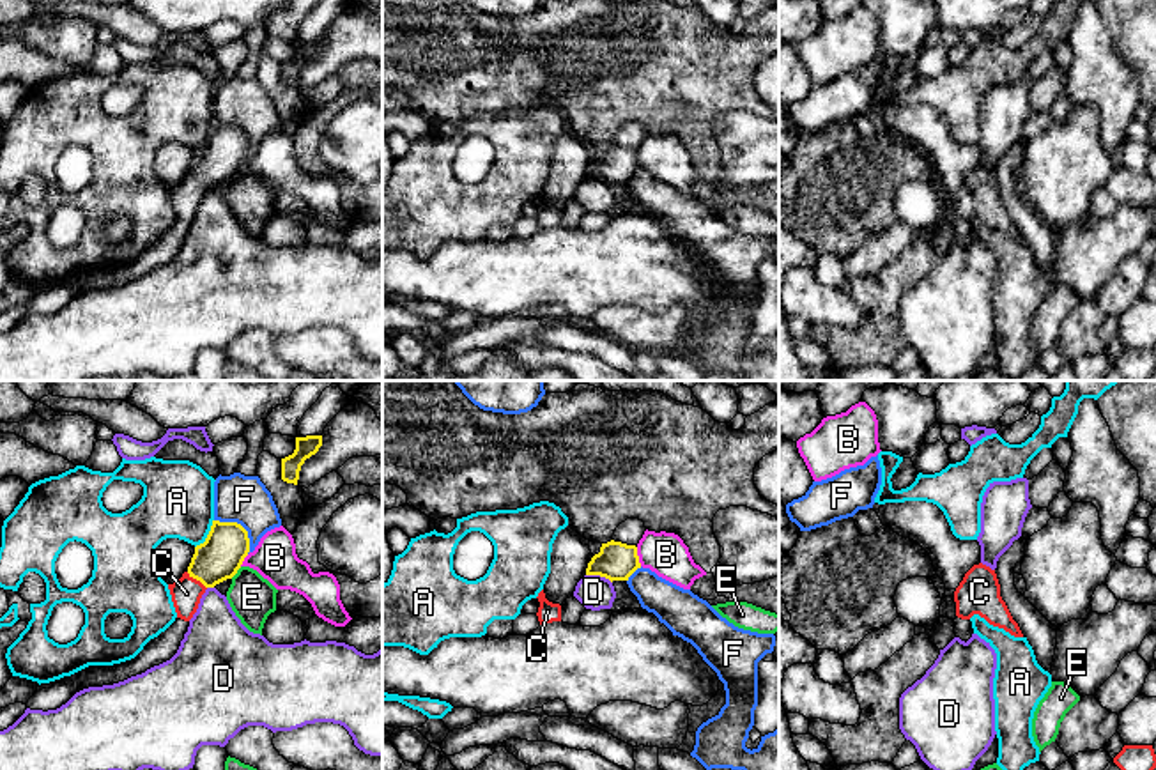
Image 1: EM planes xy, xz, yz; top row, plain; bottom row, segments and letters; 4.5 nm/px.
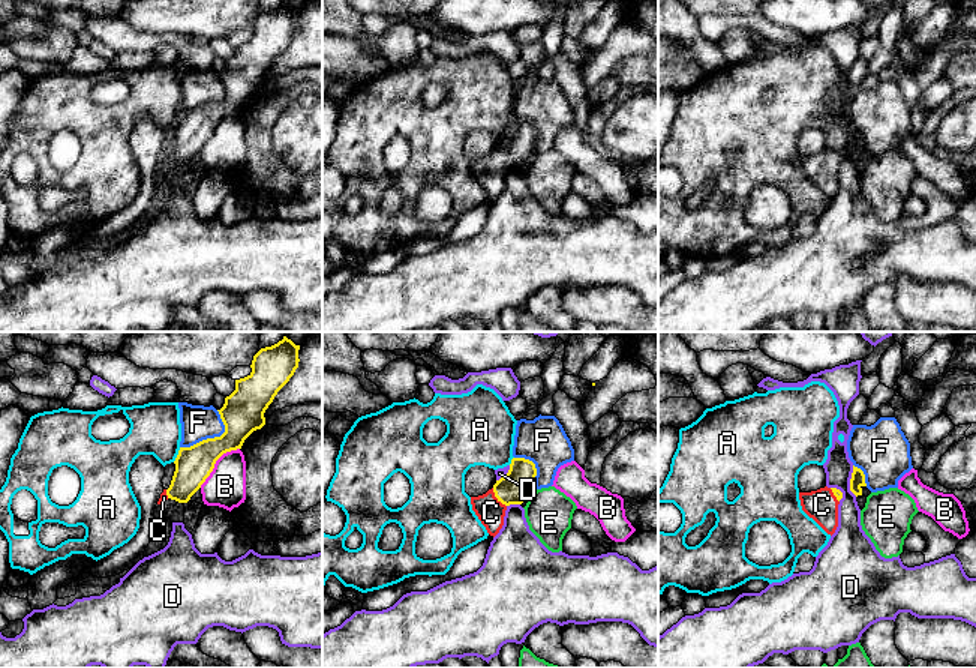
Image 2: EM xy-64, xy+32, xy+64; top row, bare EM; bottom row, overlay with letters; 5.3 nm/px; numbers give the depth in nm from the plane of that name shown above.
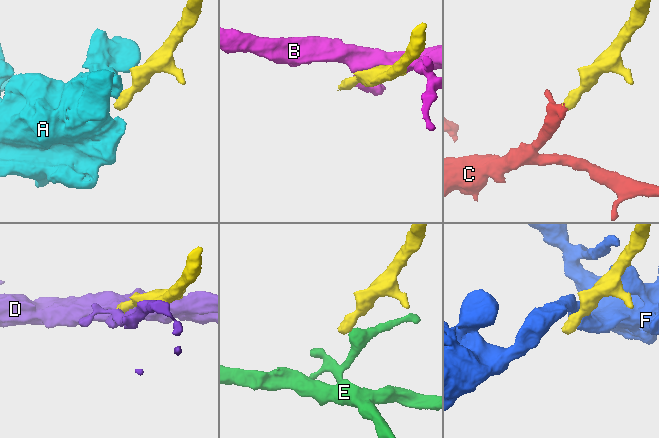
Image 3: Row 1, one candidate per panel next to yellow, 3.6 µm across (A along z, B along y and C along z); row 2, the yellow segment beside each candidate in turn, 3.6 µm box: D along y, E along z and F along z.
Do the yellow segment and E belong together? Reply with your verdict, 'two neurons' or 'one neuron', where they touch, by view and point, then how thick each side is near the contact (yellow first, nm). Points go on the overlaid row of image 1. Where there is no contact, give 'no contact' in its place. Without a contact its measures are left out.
two neurons | xy (236, 572) | 200/200 nm

